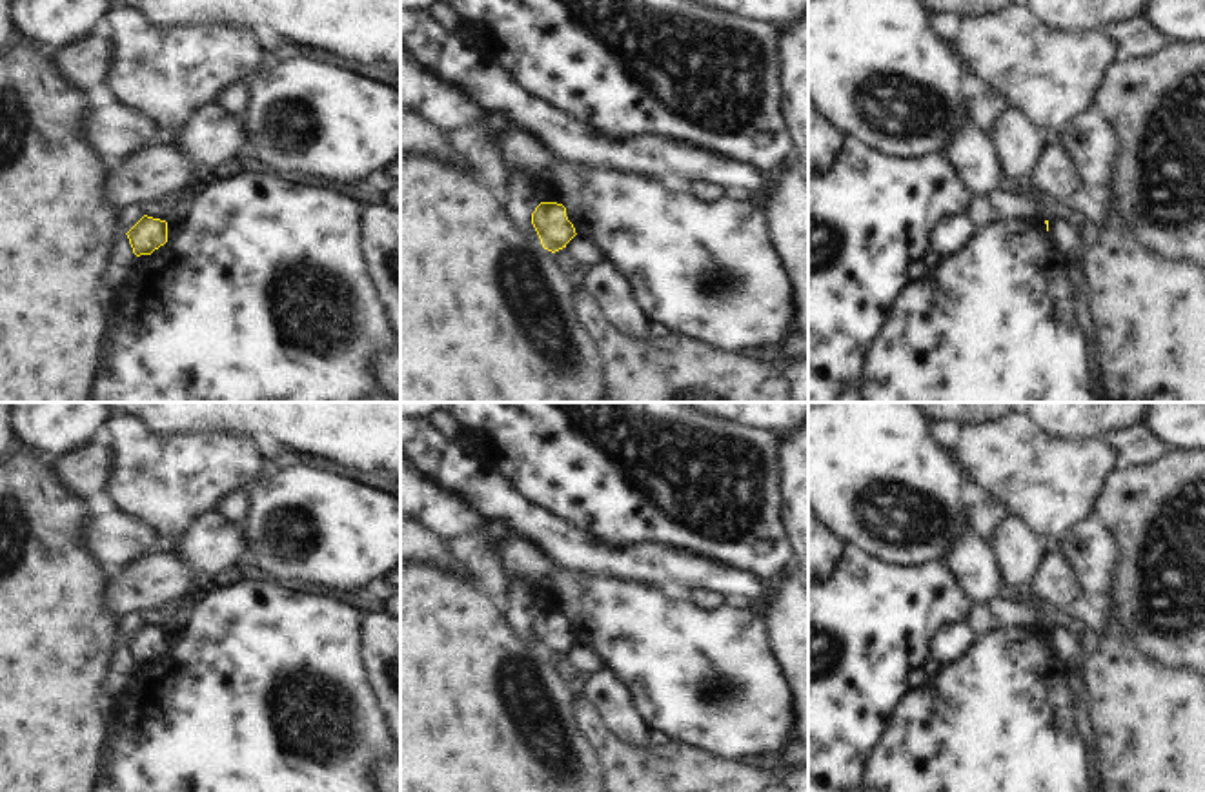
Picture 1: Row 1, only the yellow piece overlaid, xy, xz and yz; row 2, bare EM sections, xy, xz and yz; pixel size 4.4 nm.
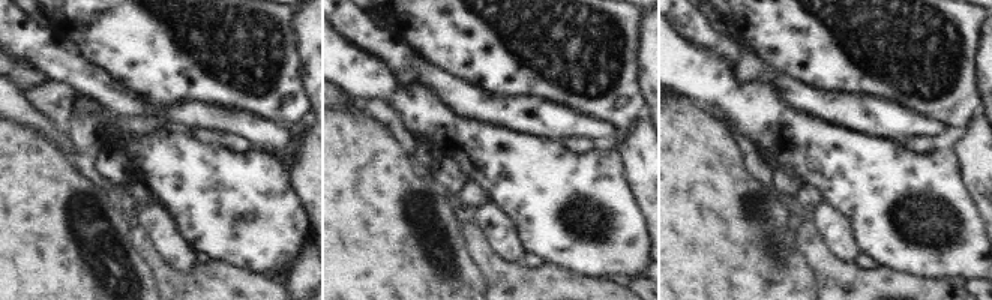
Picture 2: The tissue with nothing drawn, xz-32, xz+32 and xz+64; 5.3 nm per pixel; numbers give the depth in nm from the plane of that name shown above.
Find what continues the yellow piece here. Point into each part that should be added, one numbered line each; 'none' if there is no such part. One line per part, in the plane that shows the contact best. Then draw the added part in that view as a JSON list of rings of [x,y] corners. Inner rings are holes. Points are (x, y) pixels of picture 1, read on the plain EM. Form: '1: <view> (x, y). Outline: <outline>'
none.

